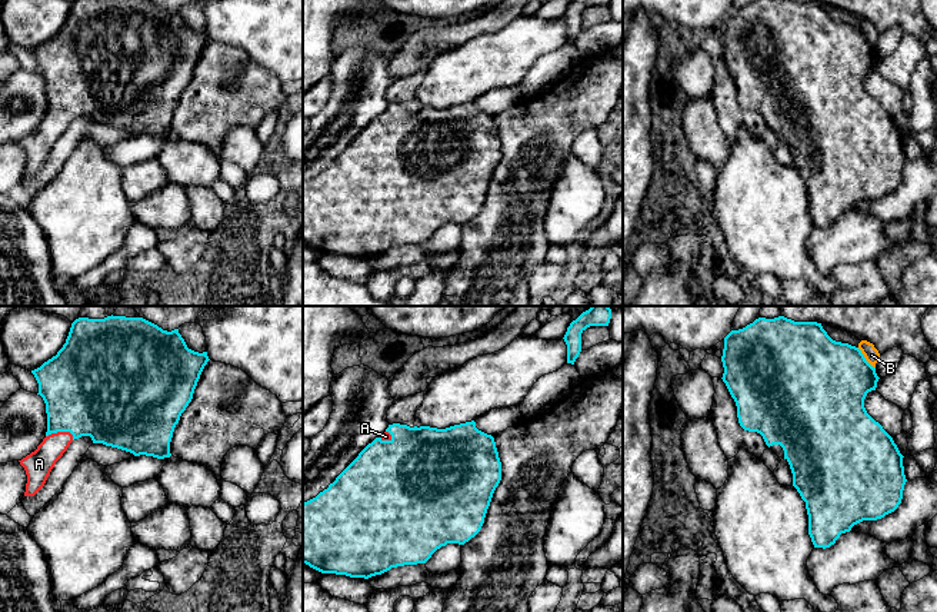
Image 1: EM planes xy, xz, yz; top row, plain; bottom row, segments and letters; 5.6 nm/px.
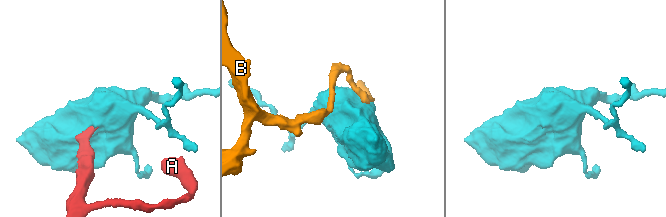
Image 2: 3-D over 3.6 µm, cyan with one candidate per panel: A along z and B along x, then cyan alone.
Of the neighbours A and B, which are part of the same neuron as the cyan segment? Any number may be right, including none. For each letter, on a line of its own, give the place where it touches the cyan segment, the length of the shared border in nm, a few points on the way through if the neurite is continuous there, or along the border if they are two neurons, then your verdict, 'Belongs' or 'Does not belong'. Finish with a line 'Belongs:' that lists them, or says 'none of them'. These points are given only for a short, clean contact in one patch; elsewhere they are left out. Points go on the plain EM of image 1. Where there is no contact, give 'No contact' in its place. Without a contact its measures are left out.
A: Touches cyan at xy (62, 110). Shared border 160 nm. Path across: xy (86, 73), (74, 85), (62, 110), (52, 129), (39, 143). Belongs
B: Touches cyan at yz (864, 37). Shared border 160 nm. Does not belong
Belongs: A

